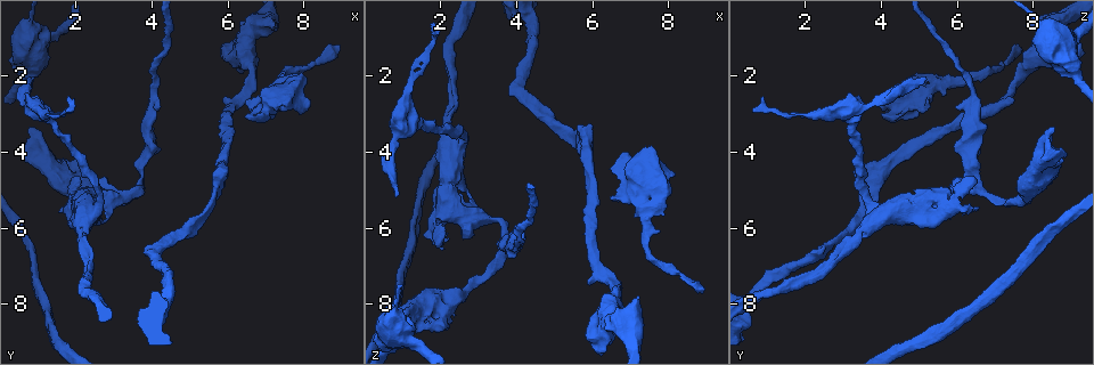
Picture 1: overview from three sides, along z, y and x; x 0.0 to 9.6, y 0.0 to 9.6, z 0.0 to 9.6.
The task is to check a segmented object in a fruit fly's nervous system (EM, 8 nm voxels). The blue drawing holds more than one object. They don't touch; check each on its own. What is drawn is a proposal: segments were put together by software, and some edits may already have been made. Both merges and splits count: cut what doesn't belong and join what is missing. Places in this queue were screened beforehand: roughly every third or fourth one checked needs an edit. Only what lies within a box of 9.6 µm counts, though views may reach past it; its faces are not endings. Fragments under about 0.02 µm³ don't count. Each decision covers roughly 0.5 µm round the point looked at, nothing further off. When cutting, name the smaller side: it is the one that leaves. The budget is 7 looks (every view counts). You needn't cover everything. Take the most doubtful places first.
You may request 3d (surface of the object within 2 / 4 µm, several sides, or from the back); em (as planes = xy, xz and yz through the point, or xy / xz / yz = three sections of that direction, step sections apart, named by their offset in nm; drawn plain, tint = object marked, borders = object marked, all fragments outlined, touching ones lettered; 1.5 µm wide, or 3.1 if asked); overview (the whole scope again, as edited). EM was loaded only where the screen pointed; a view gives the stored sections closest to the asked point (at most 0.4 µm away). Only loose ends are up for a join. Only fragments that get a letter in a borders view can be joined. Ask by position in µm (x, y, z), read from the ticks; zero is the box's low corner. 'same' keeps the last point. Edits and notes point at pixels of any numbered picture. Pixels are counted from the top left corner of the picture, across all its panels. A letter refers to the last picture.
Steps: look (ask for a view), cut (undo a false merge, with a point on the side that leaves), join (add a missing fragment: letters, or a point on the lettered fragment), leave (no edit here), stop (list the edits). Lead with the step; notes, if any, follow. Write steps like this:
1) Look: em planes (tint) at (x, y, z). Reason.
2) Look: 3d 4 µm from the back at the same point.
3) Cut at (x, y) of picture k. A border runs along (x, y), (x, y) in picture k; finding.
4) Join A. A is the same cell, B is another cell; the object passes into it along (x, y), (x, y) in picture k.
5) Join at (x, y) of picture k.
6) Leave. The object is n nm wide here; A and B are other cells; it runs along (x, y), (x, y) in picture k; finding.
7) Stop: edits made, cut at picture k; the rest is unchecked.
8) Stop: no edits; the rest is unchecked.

Look: 3d 2 µm at (9.00, 1.20, 7.65). An open end.

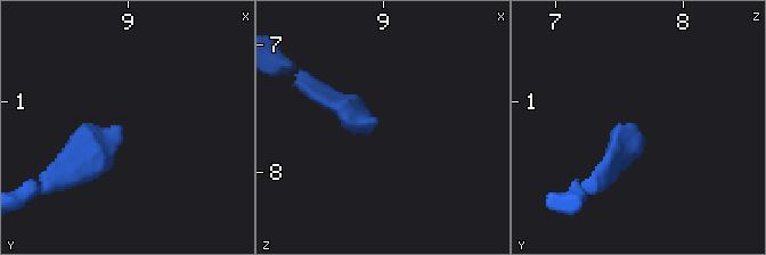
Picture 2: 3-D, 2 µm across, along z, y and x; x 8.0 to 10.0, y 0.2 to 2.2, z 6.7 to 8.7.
Look: em xy step 4 (borders) at (8.96, 1.24, 7.60). Need the tissue.

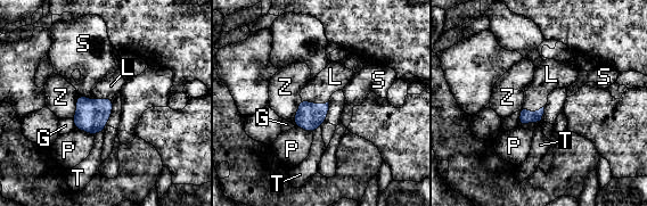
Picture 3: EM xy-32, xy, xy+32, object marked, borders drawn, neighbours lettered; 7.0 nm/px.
Look: em xz step 8 (borders) at the same point. Cut it another way.

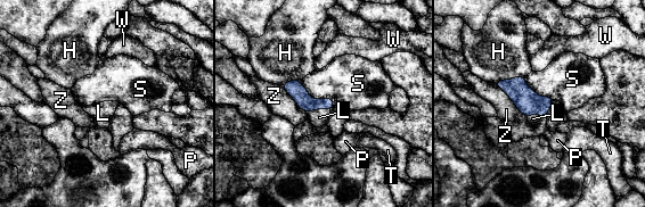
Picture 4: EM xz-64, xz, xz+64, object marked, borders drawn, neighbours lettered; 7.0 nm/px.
Join L. L is the same cell, H, P, S, T, W and Z are other cells; the object passes into it along (301, 96), (318, 108), (319, 117) in picture 4; the neuron continues.

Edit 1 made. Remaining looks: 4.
Look: overview. See it whole again.

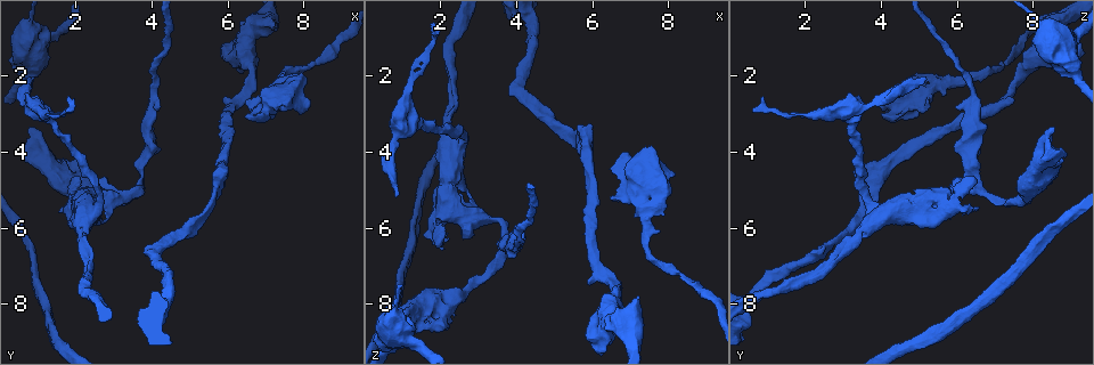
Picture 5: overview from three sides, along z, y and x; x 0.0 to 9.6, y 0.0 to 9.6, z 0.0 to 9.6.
Look: 3d 4 µm at (4.25, 2.80, 6.00). Branch stops here.

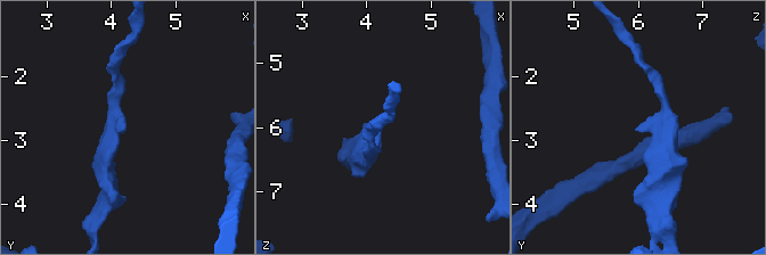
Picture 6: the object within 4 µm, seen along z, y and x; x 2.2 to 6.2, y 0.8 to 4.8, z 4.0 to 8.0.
Look: em xy step 4 (borders) at (4.20, 2.85, 6.00). Shape alone is not enough.

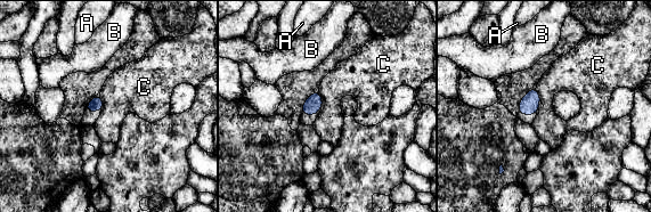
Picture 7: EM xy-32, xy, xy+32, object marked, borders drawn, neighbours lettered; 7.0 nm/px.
Look: em planes (borders) at the same point. Cut it another way.

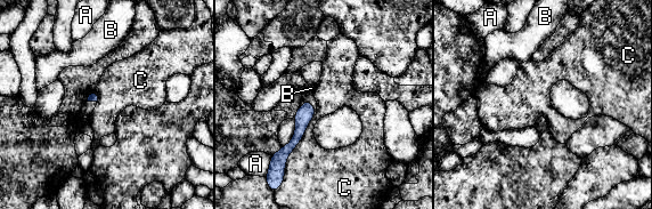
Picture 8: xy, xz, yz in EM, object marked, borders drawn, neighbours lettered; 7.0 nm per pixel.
Leave. A, B and C are other cells; a border runs along (316, 111), (287, 158), (284, 176) in picture 8; no lettered fragment goes on from it.

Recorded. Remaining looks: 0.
Stop: edits made, join at picture 4; the rest is unchecked.

